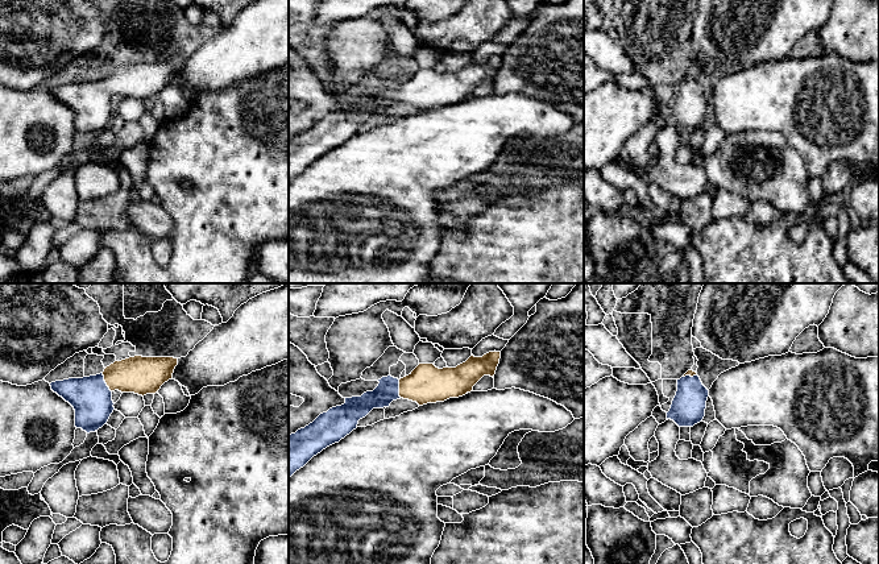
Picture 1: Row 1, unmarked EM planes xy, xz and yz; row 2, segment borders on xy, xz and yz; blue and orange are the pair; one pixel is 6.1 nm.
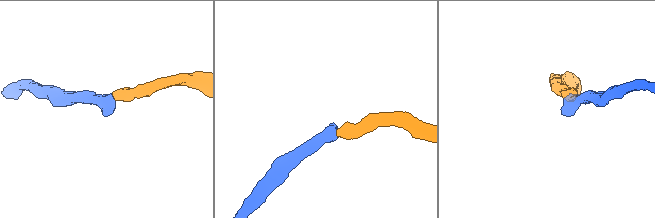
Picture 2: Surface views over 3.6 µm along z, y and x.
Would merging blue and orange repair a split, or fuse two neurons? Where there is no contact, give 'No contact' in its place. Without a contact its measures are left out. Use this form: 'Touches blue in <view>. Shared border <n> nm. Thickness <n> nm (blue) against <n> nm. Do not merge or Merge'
Touches blue in xy. Shared border 130 nm. Thickness 240 nm (blue) against 220 nm. Merge

